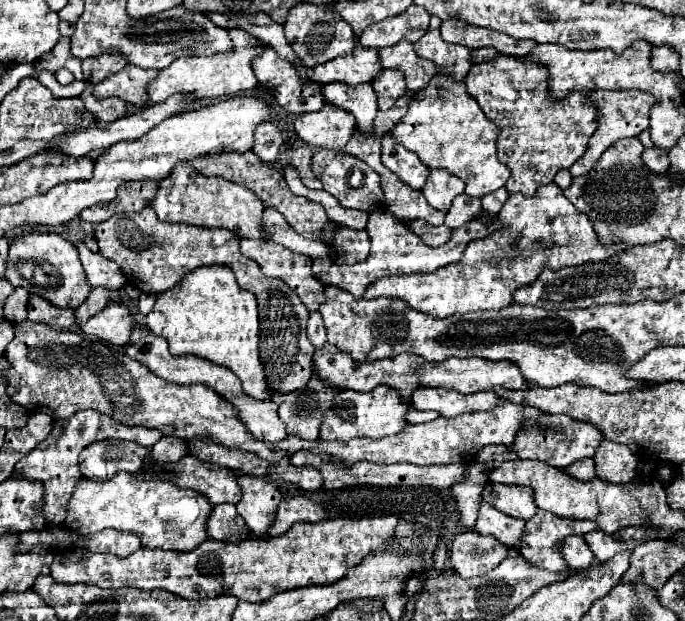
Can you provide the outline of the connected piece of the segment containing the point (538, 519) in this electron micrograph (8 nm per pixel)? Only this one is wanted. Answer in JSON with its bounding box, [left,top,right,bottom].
[518,512,597,572]

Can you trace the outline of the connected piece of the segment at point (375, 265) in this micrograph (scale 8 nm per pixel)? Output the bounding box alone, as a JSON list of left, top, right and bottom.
[316,210,502,298]

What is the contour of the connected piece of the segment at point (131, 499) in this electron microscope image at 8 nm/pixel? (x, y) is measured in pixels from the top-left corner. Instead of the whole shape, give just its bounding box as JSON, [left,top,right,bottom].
[64,472,212,550]

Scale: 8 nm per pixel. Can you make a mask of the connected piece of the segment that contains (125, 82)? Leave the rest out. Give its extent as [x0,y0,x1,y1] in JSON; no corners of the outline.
[92,64,156,106]

